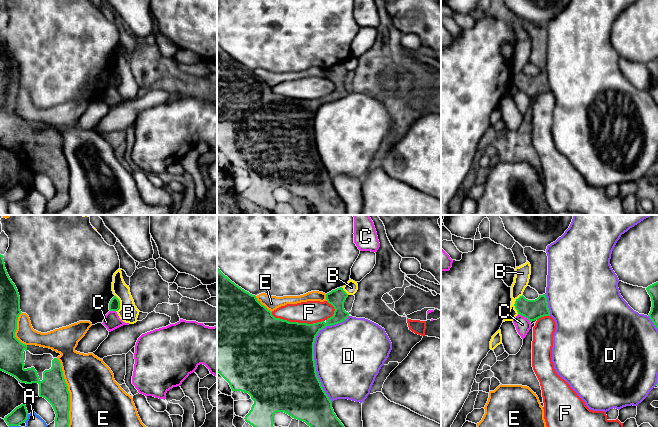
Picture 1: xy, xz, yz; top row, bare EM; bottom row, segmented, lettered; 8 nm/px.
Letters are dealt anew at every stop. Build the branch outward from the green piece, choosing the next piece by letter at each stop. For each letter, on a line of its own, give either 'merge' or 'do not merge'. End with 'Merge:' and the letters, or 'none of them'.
A: do not merge
B: do not merge
C: do not merge
D: do not merge
E: do not merge
F: do not merge
Merge: none of them

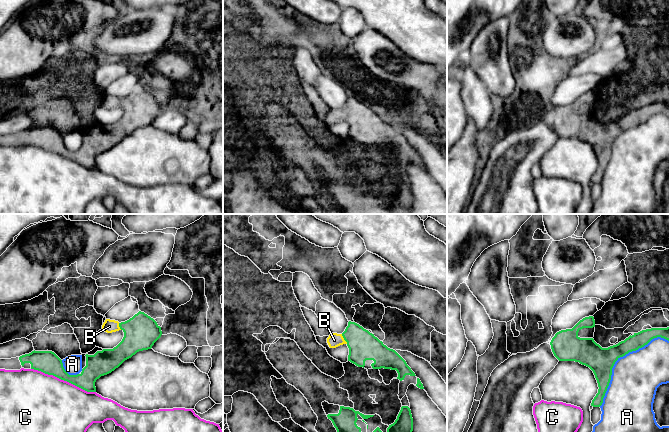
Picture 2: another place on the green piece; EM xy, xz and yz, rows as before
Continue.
A: do not merge
B: merge
C: do not merge
Merge: B

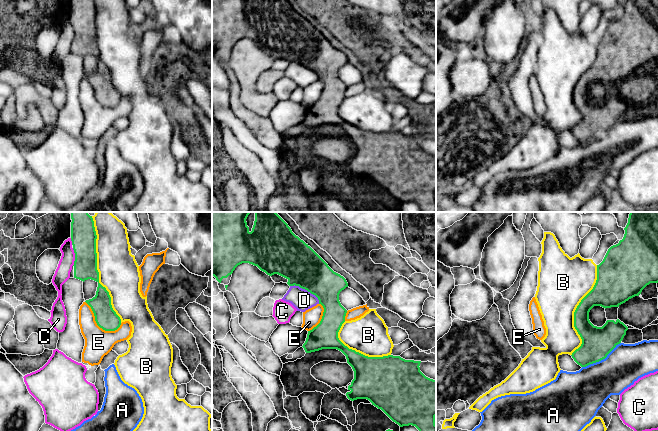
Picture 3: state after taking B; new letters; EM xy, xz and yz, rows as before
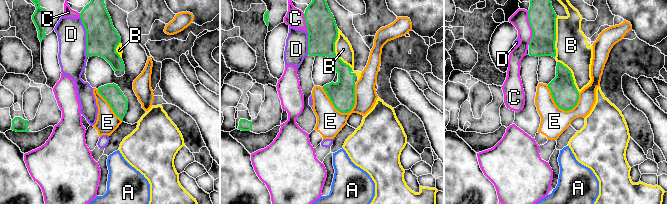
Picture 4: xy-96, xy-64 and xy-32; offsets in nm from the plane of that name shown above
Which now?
A: do not merge
B: do not merge
C: do not merge
D: do not merge
E: do not merge
Merge: none of them

